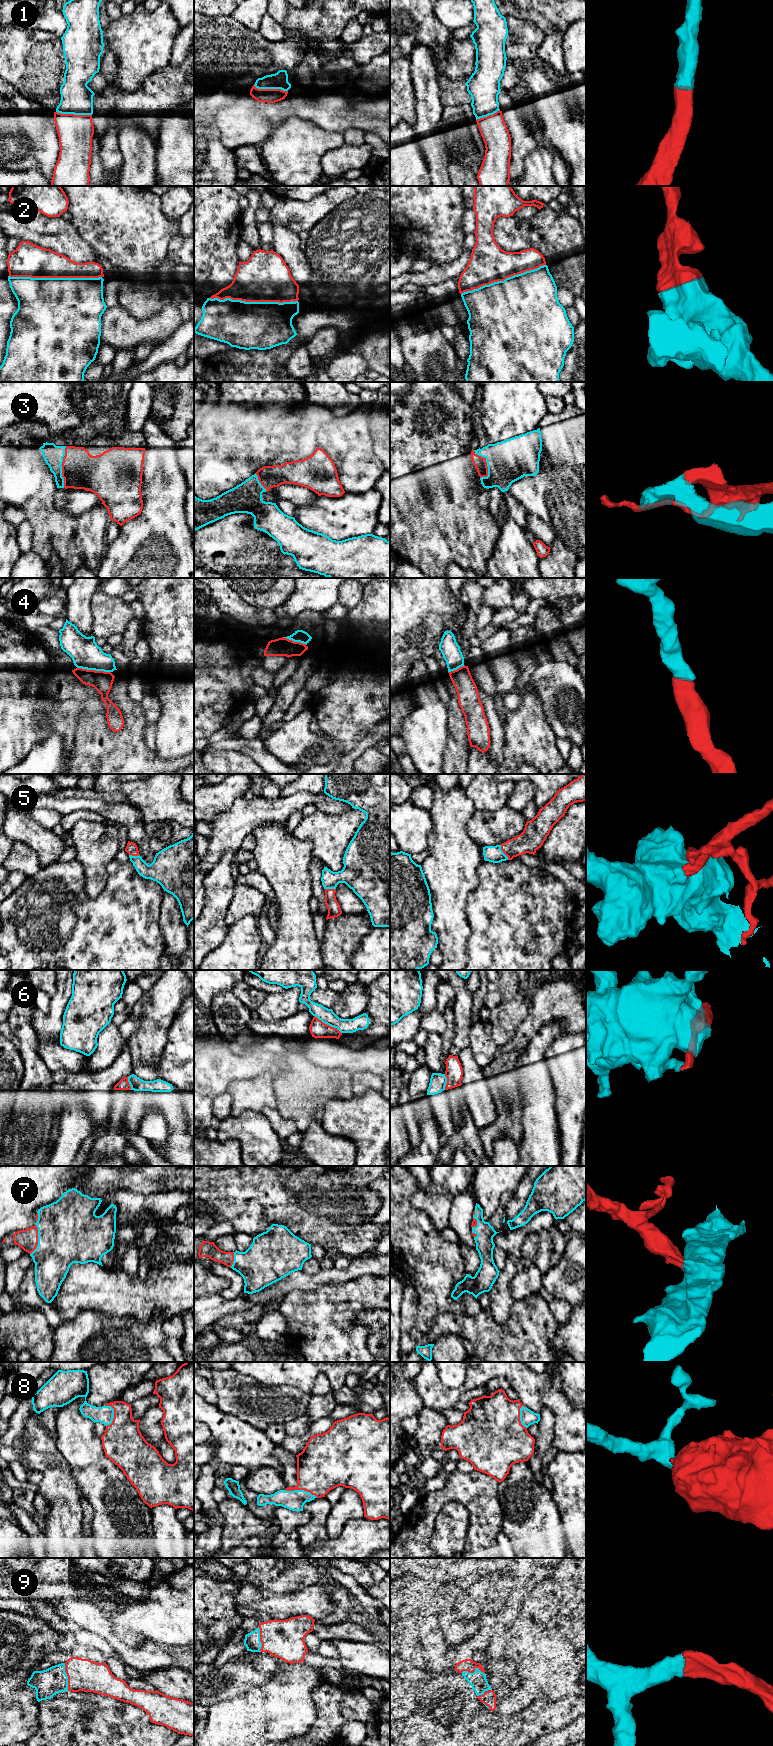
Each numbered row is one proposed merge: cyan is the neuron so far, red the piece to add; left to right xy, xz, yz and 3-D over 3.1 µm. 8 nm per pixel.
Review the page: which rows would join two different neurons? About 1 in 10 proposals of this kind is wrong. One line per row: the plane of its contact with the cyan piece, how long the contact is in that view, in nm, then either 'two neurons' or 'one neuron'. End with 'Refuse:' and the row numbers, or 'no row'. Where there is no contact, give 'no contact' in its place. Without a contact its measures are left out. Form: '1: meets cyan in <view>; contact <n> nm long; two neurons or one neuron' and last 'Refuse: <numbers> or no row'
1: meets cyan in xy; contact 280 nm long; one neuron
2: meets cyan in xy; contact 750 nm long; one neuron
3: meets cyan in xy; contact 340 nm long; one neuron
4: meets cyan in xy; contact 280 nm long; one neuron
5: meets cyan in yz; contact 140 nm long; one neuron
6: meets cyan in xz; contact 260 nm long; two neurons
7: meets cyan in xy; contact 260 nm long; one neuron
8: meets cyan in xz; contact 280 nm long; one neuron
9: meets cyan in xy; contact 220 nm long; one neuron
Refuse: 6

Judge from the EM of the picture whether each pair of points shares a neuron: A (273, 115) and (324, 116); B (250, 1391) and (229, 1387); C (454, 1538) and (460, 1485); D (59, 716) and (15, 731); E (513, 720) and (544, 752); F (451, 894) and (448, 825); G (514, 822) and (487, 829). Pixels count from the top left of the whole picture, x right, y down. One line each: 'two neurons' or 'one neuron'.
A: one neuron
B: one neuron
C: two neurons
D: one neuron
E: one neuron
F: one neuron
G: one neuron

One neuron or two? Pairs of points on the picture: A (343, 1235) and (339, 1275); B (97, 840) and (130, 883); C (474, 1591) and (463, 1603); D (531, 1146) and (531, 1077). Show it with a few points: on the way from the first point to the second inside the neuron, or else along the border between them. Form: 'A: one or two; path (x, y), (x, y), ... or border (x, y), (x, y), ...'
A: two; border (370, 1252), (354, 1256), (351, 1259)
B: two; border (115, 858), (107, 865), (106, 882)
C: two; border (466, 1589), (478, 1601)
D: one; path (535, 1129), (535, 1094)

